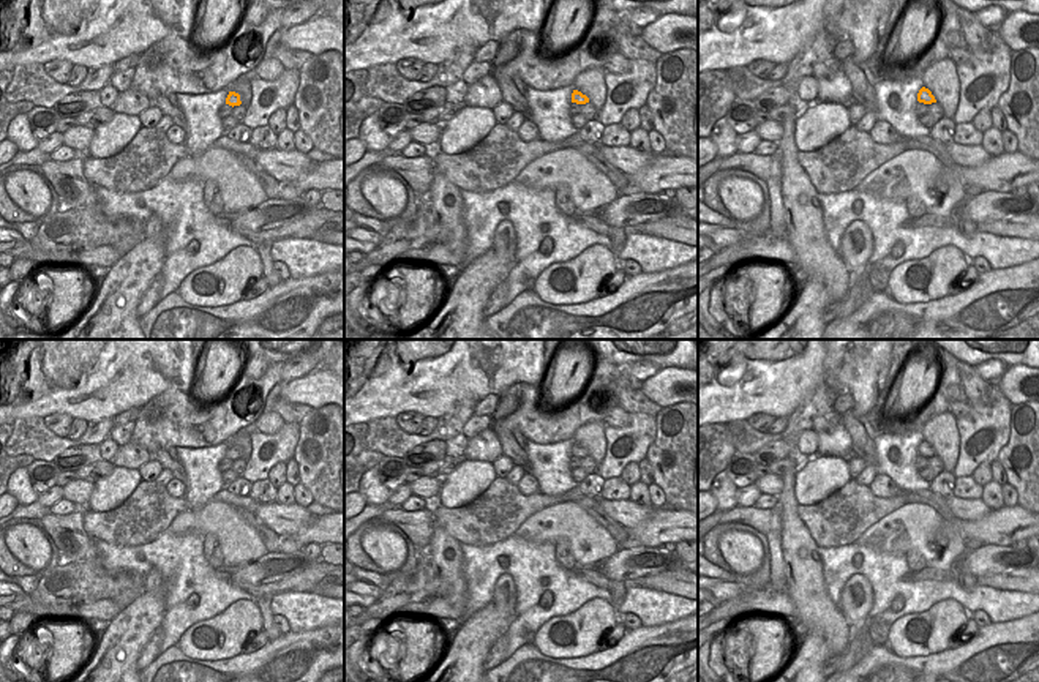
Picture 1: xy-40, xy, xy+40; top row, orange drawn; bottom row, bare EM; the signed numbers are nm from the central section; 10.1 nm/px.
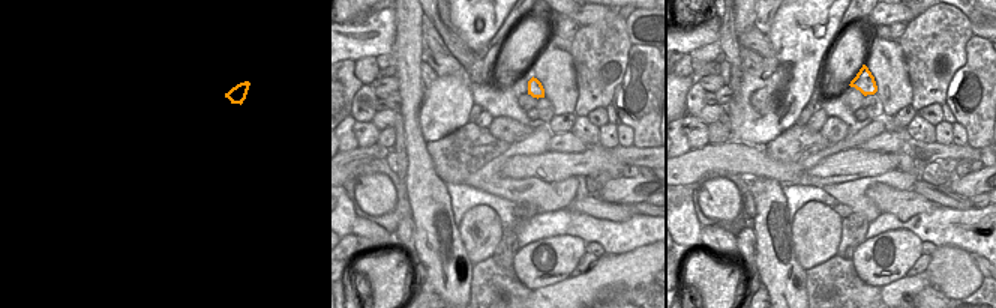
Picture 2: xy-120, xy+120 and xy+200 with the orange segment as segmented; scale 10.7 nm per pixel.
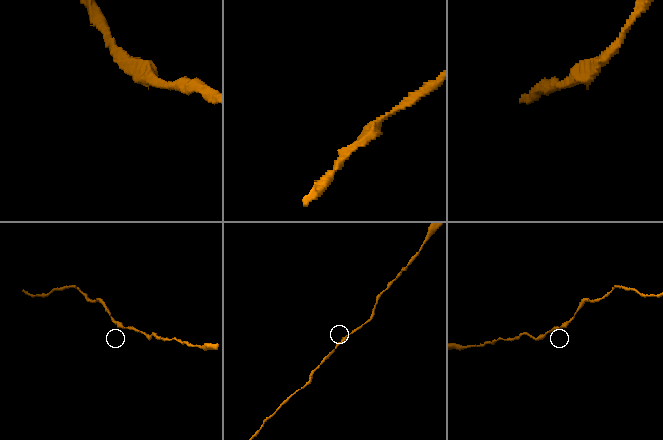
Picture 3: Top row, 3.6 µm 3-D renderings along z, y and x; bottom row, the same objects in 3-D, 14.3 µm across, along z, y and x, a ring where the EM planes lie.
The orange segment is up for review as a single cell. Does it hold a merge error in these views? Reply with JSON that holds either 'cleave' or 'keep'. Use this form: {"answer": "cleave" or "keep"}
{"answer": "keep"}

